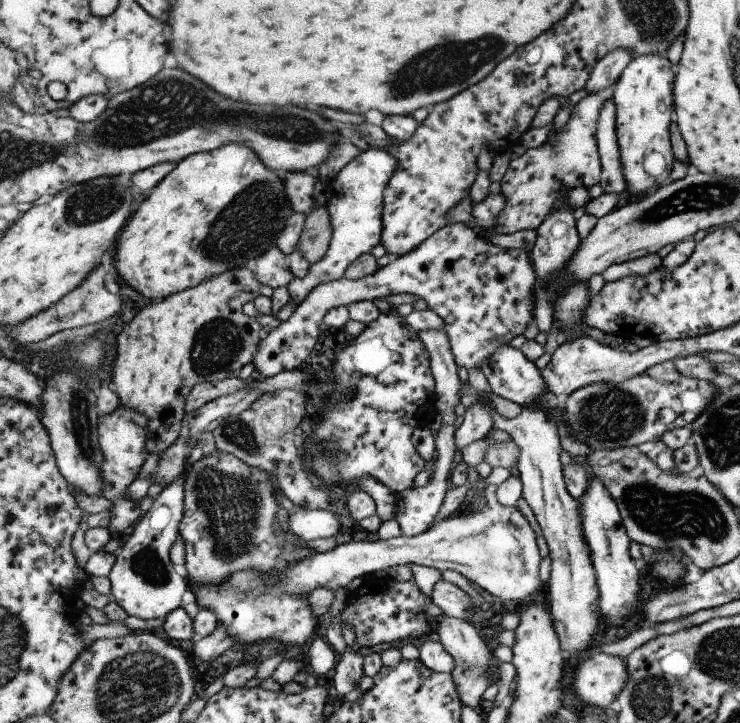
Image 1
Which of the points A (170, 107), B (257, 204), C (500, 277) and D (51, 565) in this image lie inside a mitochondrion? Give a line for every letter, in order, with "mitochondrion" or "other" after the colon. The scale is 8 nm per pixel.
A: mitochondrion
B: mitochondrion
C: other
D: other

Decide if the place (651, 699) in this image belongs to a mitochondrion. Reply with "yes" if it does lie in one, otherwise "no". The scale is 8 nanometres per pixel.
yes

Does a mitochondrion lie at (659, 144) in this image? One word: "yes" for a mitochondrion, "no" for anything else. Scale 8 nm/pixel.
no

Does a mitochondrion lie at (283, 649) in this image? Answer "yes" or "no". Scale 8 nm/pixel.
no

